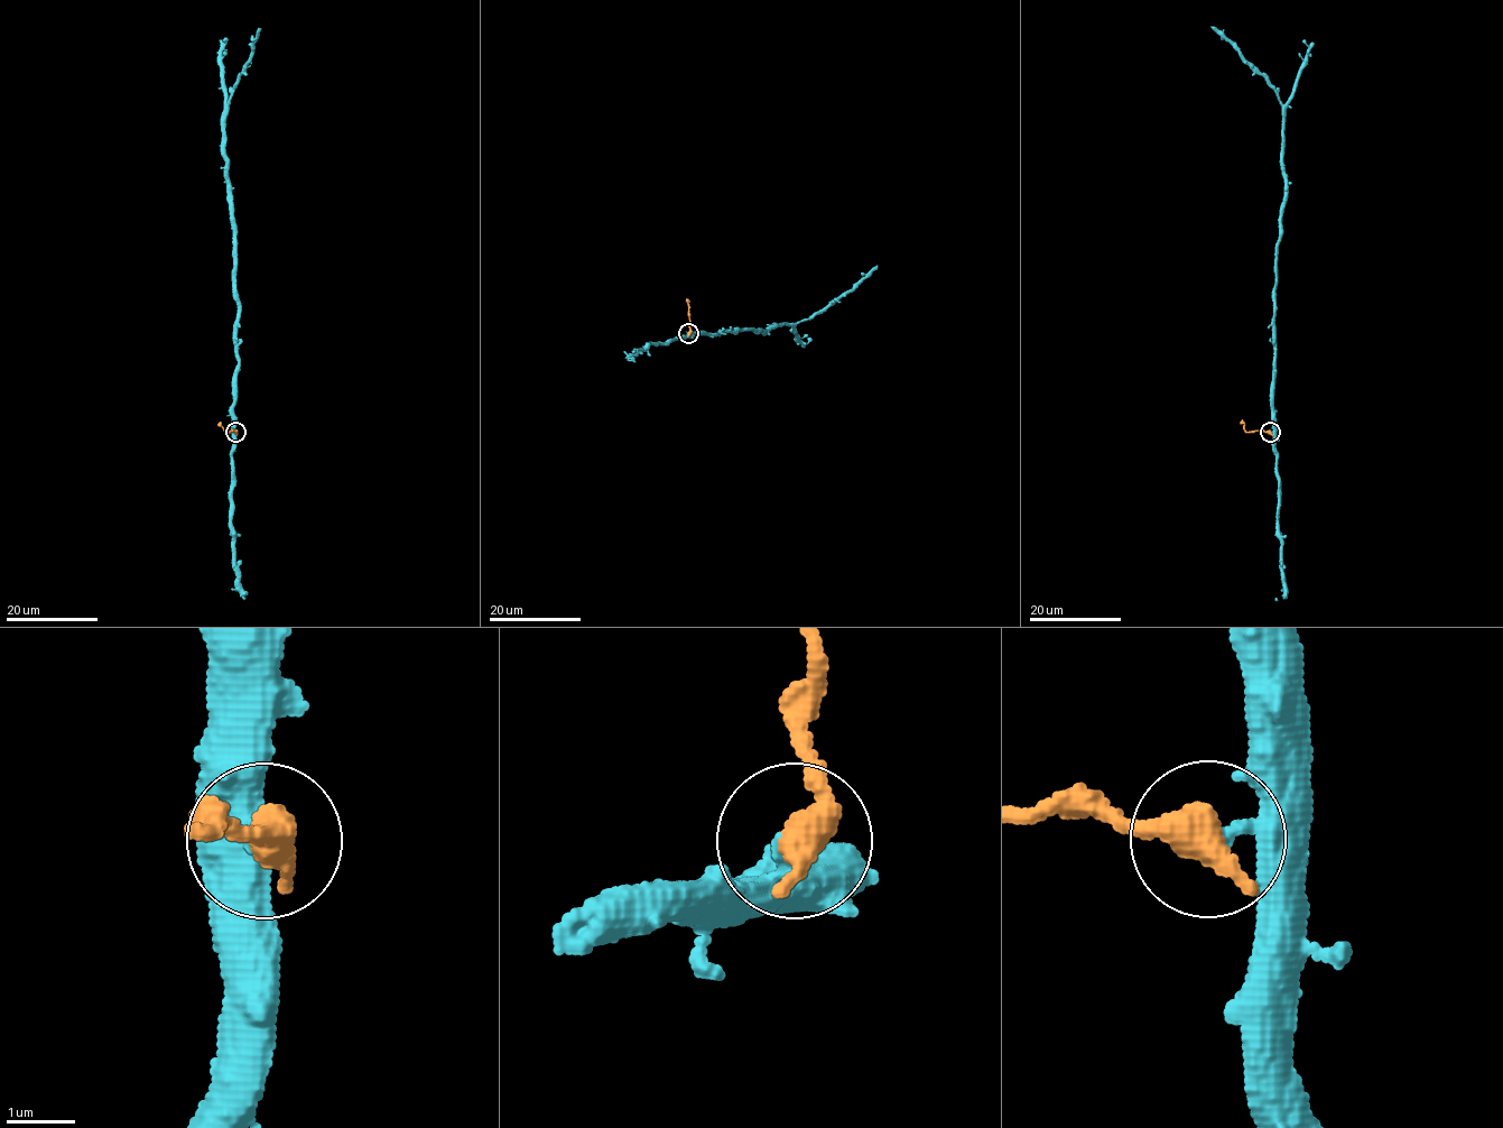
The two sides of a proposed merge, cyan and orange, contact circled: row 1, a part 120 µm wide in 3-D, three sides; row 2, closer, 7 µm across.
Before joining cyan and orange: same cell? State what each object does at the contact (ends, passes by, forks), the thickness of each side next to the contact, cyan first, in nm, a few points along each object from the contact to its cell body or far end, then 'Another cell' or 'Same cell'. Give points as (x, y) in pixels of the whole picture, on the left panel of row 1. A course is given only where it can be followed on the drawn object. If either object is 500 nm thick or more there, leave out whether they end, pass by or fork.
Thickness 240 nm (cyan) against 550 nm. Course of cyan: (235, 432), (237, 293), (232, 201), (225, 155), (225, 104), (260, 28). Course of orange: (235, 432), (228, 433), (217, 423). Another cell

